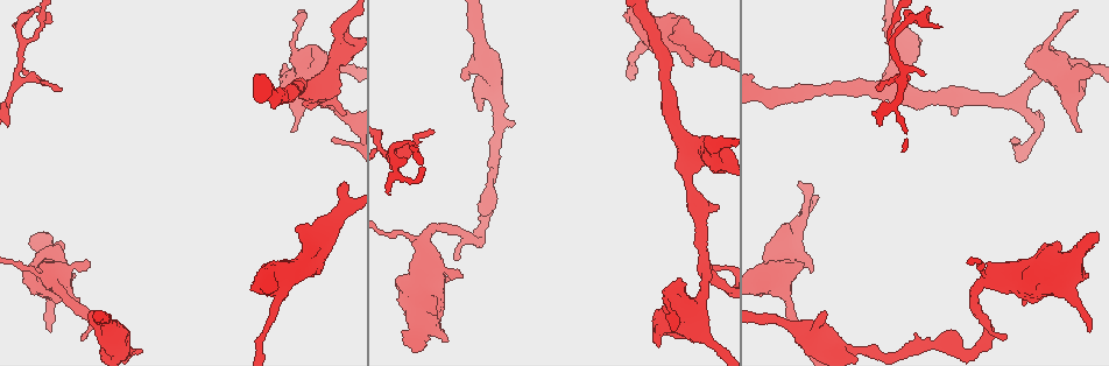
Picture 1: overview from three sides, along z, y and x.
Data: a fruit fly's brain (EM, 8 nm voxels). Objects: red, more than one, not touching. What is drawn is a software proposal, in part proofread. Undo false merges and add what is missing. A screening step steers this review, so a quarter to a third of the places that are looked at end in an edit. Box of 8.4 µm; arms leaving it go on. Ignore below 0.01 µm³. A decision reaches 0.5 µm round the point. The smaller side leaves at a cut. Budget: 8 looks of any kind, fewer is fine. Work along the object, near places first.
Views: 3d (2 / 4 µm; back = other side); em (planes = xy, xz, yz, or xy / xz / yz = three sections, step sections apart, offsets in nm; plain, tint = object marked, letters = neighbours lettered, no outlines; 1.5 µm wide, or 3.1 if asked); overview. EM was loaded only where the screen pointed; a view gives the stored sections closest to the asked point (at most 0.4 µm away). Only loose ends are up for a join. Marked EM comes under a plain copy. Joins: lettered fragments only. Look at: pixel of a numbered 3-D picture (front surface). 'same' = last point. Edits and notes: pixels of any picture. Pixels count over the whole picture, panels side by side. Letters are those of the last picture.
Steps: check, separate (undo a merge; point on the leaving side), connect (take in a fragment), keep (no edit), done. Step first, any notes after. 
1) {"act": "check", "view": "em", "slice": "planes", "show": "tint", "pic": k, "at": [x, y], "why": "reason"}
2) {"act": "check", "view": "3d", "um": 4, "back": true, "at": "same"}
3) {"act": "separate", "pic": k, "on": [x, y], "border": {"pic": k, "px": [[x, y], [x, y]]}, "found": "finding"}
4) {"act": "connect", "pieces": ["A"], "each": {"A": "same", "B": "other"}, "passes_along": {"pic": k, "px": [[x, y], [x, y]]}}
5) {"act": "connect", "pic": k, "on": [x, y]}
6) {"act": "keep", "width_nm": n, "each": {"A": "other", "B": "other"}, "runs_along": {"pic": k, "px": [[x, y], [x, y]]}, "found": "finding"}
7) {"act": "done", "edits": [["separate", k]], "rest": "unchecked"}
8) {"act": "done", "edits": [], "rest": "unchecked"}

{"act": "check", "view": "em", "slice": "planes", "show": "letters", "pic": 1, "at": [673, 43], "why": "an open end"}

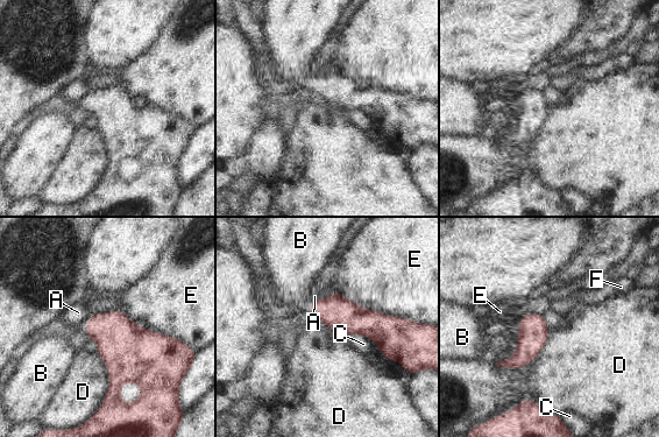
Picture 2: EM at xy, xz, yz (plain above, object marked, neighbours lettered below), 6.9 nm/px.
{"act": "keep", "each": {"A": "other", "B": "other", "C": "other", "D": "other", "E": "other", "F": "other"}, "runs_along": {"pic": 2, "px": [[312, 309], [335, 311], [397, 335]]}, "found": "none of them fits"}

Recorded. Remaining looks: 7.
{"act": "check", "view": "em", "slice": "planes", "show": "tint", "pic": 1, "at": [899, 51]}

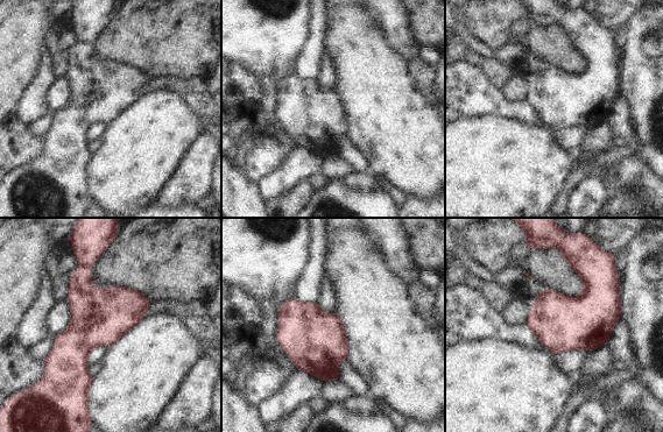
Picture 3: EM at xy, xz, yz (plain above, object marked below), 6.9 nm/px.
{"act": "check", "view": "em", "slice": "planes", "show": "letters", "at": "same", "why": "see the neighbours"}

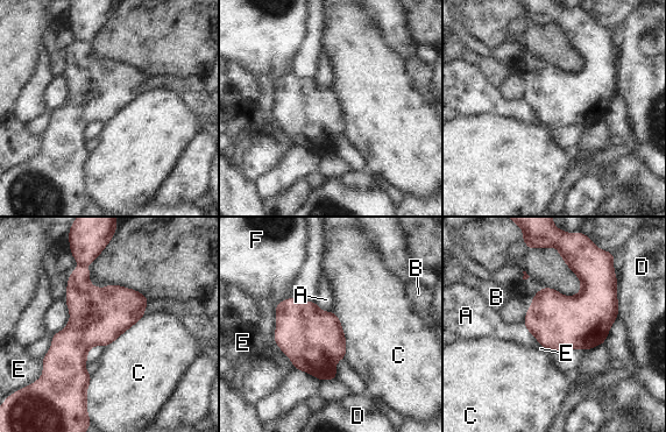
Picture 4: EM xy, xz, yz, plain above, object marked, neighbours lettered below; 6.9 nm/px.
{"act": "keep", "each": {"A": "other", "B": "other", "C": "other", "D": "other", "E": "other", "F": "other"}, "border": {"pic": 4, "px": [[332, 310], [345, 337], [346, 360]]}, "found": "continuous, no second neuron"}

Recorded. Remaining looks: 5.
{"act": "check", "view": "3d", "um": 4, "pic": 1, "at": [448, 341], "why": "free end"}

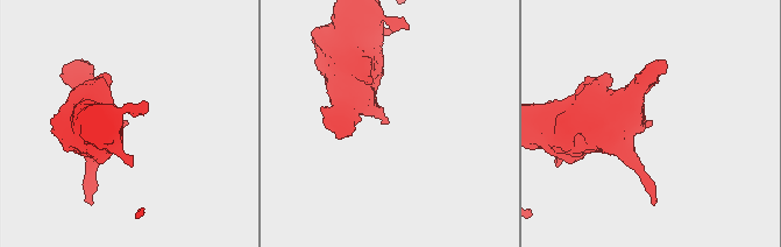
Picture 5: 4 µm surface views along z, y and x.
{"act": "check", "view": "em", "slice": "xy", "step": 8, "show": "letters", "pic": 5, "at": [127, 122]}

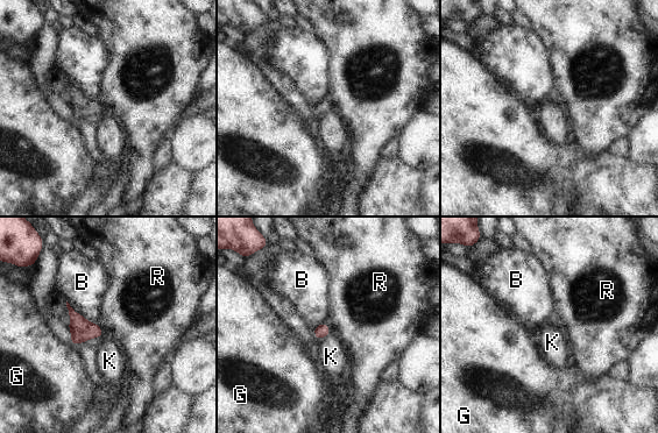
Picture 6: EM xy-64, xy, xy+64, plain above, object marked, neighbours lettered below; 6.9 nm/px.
{"act": "keep", "each": {"B": "other", "G": "other", "K": "other", "R": "other"}, "border": {"pic": 6, "px": [[93, 321], [105, 335]]}, "found": "no lettered fragment goes on from it"}

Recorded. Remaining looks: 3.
{"act": "done", "edits": [], "rest": "unchecked"}

